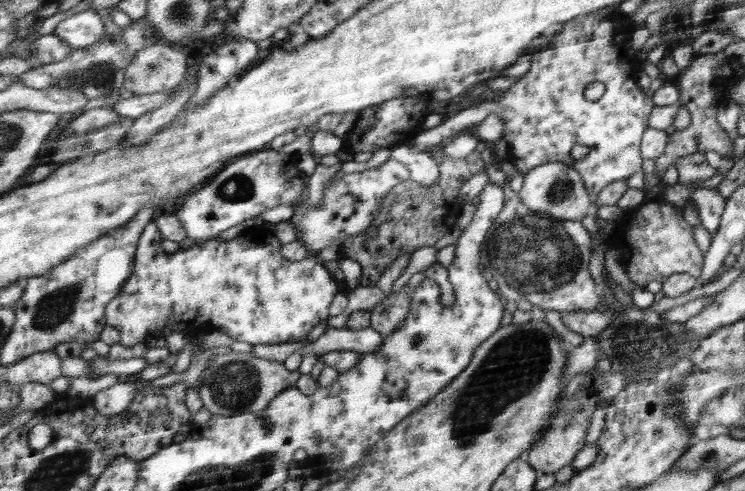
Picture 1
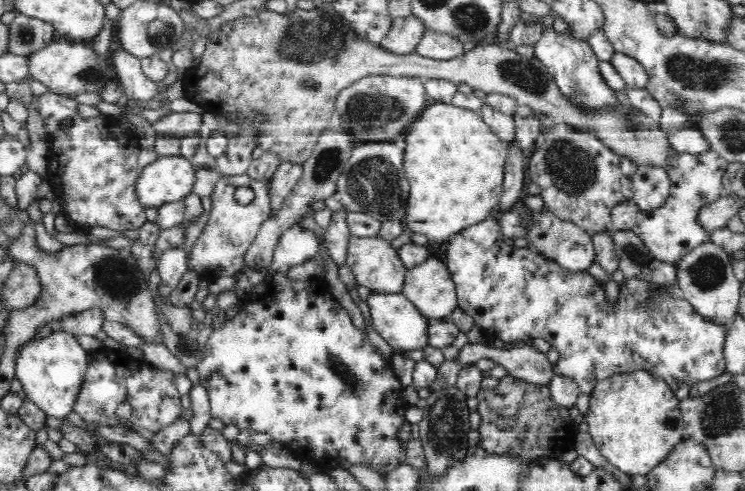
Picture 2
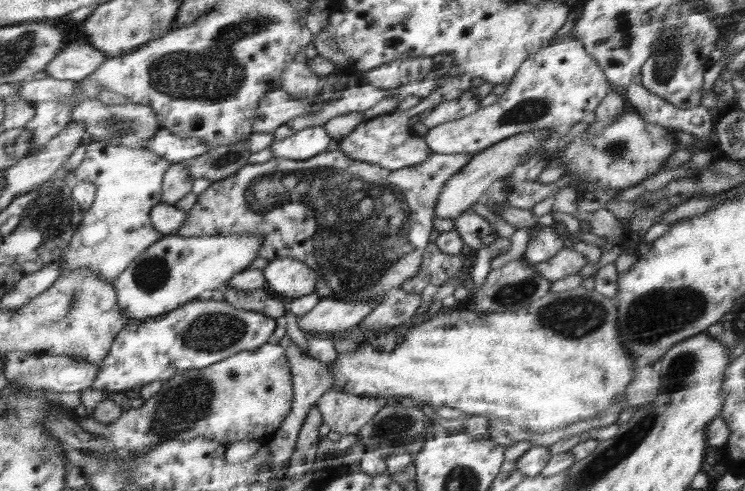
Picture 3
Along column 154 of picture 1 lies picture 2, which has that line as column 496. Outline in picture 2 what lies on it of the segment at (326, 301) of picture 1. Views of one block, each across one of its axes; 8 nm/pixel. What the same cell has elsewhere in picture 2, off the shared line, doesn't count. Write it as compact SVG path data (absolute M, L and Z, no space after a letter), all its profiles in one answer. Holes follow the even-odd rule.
M488 218L485 221L479 222L477 225L471 226L470 228L462 231L460 234L455 234L451 237L449 247L445 252L447 258L447 268L450 271L450 275L454 285L456 286L458 294L458 305L459 308L468 314L478 328L482 329L483 332L492 332L498 339L504 341L506 344L516 345L518 343L527 343L533 339L544 339L548 341L552 348L555 348L560 354L557 363L554 364L554 372L556 375L572 379L578 384L579 389L584 393L591 393L598 382L605 381L614 375L619 374L630 374L637 370L646 371L654 376L658 376L665 380L670 387L670 390L676 395L676 398L685 399L688 398L688 392L690 387L698 382L704 382L704 380L714 380L718 376L722 376L726 372L726 363L723 357L723 345L728 328L723 326L712 324L706 321L700 314L696 313L696 310L683 299L671 300L671 298L664 298L658 308L654 312L649 312L643 301L649 294L649 284L646 281L636 279L626 279L622 284L621 295L619 301L614 304L607 303L605 300L605 292L603 289L604 284L600 281L596 281L588 272L572 272L565 269L561 269L558 263L542 253L534 250L531 247L515 247L514 245L508 245L504 242L505 234L502 232L502 225L498 220L494 218Z

